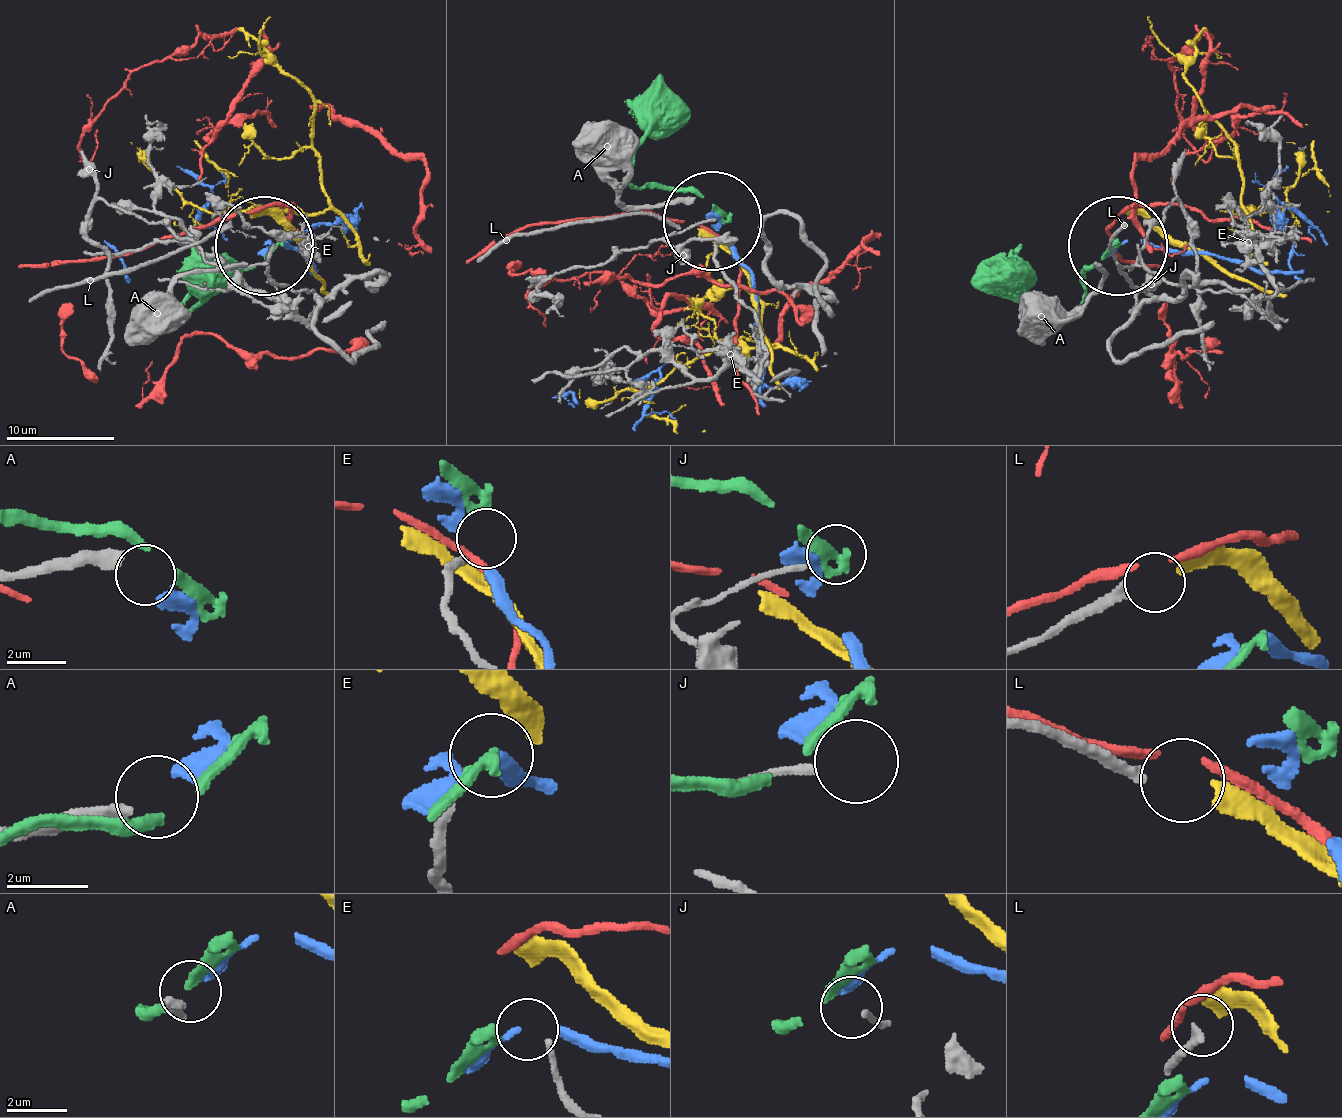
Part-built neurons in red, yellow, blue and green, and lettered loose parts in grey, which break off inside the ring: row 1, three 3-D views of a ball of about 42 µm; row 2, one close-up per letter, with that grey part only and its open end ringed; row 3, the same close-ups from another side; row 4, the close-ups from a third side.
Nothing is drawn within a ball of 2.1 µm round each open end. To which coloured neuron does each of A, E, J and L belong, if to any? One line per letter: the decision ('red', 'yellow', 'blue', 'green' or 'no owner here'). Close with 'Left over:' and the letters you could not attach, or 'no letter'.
A: blue
E: green
J: no owner here
L: yellow
Left over: J

